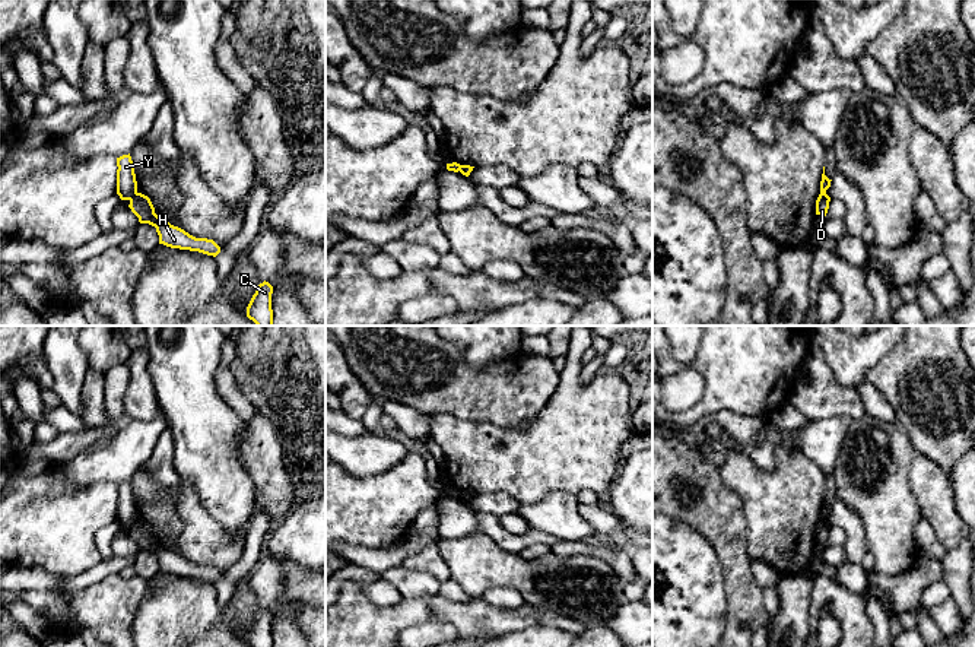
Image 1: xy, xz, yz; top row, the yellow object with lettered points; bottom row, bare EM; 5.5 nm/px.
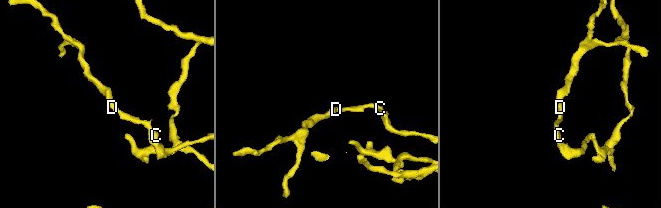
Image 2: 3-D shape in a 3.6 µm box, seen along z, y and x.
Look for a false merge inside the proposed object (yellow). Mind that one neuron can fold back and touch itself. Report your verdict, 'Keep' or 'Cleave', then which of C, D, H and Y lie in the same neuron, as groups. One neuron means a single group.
Cleave. Groups: C D H / Y

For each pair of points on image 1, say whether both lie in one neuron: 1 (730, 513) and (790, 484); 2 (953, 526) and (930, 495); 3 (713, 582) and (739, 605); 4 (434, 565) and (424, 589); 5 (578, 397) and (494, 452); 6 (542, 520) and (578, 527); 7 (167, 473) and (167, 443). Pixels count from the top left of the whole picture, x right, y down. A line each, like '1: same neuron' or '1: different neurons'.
1: different neurons
2: same neuron
3: different neurons
4: different neurons
5: same neuron
6: same neuron
7: same neuron

